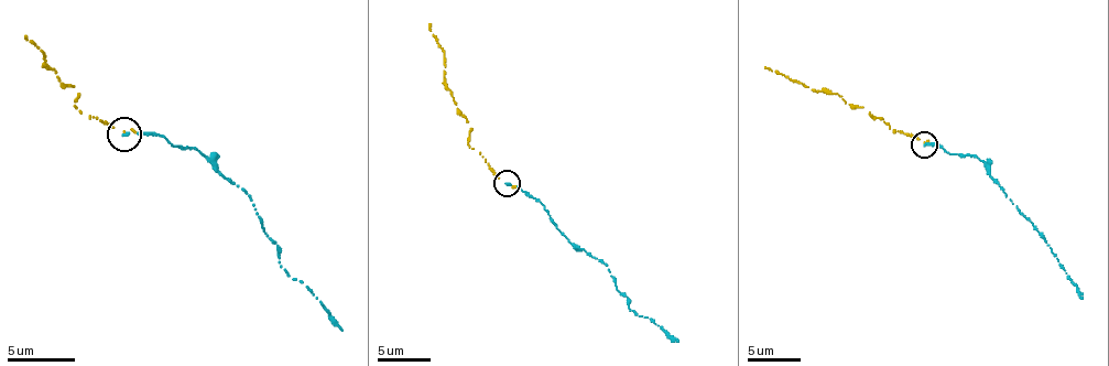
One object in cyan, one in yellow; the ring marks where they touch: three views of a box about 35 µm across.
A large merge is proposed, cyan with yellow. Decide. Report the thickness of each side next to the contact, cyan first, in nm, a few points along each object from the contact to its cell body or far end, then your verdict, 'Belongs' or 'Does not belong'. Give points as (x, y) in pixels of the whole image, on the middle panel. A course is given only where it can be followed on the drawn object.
Thickness 200 nm (cyan) against 150 nm. Course of cyan: (508, 183), (536, 198), (564, 236), (609, 268), (617, 290), (639, 316), (647, 316), (678, 341). Course of yellow: (508, 183), (467, 142), (467, 118), (446, 86), (443, 49), (430, 24). Belongs

